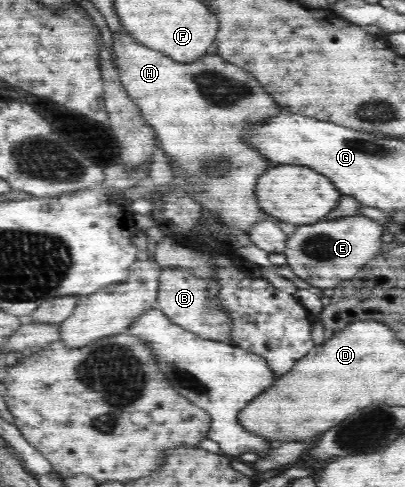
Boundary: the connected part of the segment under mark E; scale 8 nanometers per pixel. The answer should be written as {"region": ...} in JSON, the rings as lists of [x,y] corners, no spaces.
{"region":[[[362,215],[305,224],[299,226],[291,238],[287,238],[287,264],[307,284],[317,288],[333,288],[341,280],[353,278],[363,264],[377,256],[379,248],[387,248],[381,240],[384,233],[384,224]]]}

